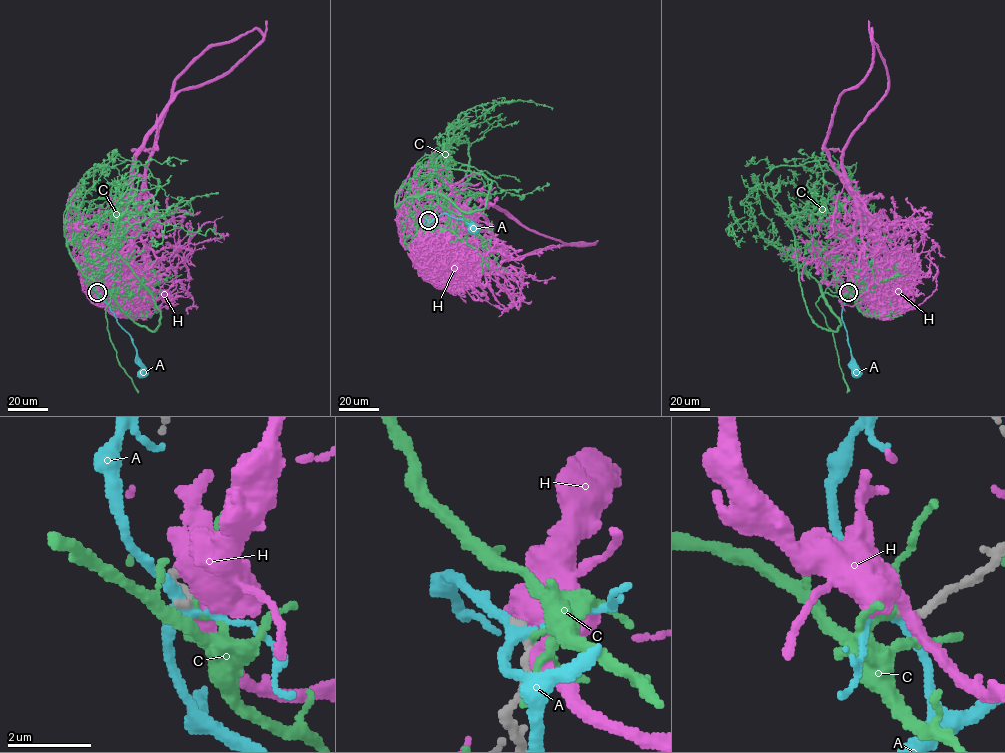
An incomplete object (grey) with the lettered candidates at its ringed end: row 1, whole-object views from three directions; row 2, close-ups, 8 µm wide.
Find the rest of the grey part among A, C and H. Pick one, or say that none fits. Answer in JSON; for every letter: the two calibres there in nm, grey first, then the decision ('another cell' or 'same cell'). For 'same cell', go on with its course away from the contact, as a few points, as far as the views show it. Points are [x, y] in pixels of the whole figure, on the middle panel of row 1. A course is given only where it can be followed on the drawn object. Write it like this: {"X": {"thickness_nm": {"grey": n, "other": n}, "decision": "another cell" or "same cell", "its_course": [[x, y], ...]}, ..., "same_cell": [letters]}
{"A": {"thickness_nm": {"grey": 240, "other": 220}, "decision": "another cell"}, "C": {"thickness_nm": {"grey": 240, "other": 140}, "decision": "another cell"}, "H": {"thickness_nm": {"grey": 280, "other": 340}, "decision": "another cell"}, "same_cell": []}

